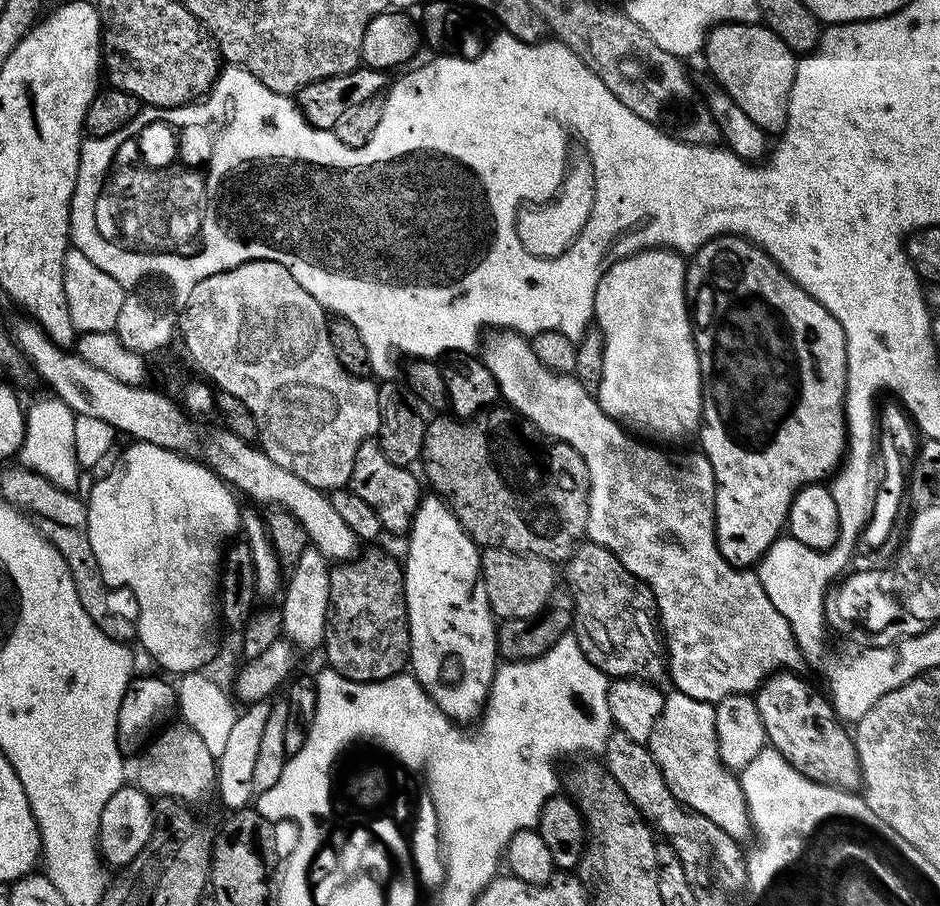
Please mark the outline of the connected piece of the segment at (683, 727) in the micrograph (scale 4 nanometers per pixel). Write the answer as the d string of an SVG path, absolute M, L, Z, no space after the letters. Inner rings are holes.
M675 690L669 691L647 746L654 762L658 762L662 770L662 778L666 778L680 804L702 814L702 818L710 818L714 826L726 830L726 834L735 840L743 841L744 835L753 831L737 773L726 767L718 754L715 703L690 698L690 694Z

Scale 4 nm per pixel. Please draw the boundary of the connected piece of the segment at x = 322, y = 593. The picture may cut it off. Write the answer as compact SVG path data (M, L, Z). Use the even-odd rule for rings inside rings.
M306 547L304 550L302 550L301 557L298 558L298 562L294 567L291 567L290 574L292 574L292 577L287 577L286 583L283 585L282 588L282 597L284 596L284 604L279 605L279 610L281 612L281 622L283 624L283 635L287 637L287 639L291 640L293 645L297 649L303 650L303 648L316 648L319 649L321 645L323 645L325 639L326 639L326 629L328 627L328 613L330 611L328 603L330 602L330 562L328 559L326 559L323 554L320 553L320 551L317 550L317 548L314 547Z

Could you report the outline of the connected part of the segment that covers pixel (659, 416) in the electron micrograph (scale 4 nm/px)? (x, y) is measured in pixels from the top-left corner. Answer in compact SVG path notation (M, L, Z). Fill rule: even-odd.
M645 248L610 265L598 282L594 298L594 320L604 336L602 382L594 395L604 413L629 432L668 446L675 445L675 440L695 437L702 419L700 367L687 286L688 270L681 253L667 248Z

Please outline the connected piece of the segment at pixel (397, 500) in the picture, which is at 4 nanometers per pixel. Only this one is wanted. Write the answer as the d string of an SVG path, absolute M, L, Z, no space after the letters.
M376 438L364 440L362 446L358 446L358 454L354 454L354 470L350 470L347 487L358 494L358 498L362 498L362 502L366 502L374 514L378 514L380 527L385 533L404 534L412 527L412 519L422 499L421 481L418 476L416 481L412 471L411 467L394 466L394 462L382 454L382 446Z

